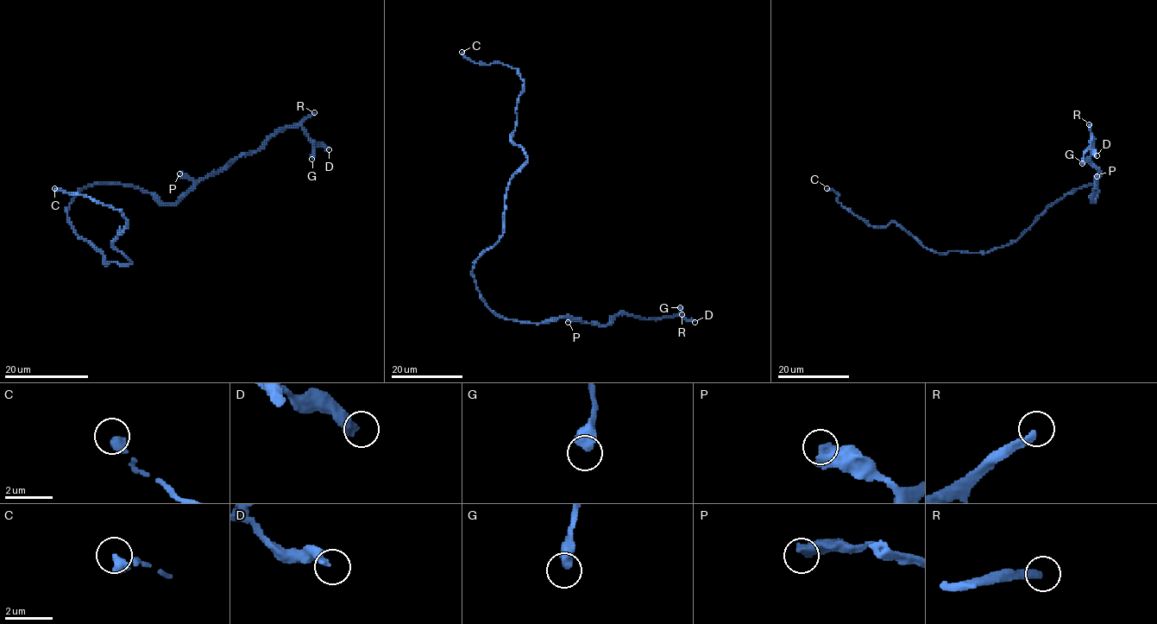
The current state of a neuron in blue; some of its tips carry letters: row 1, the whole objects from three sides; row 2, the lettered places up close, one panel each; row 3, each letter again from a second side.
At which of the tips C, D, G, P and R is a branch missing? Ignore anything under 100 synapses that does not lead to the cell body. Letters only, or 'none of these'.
R

